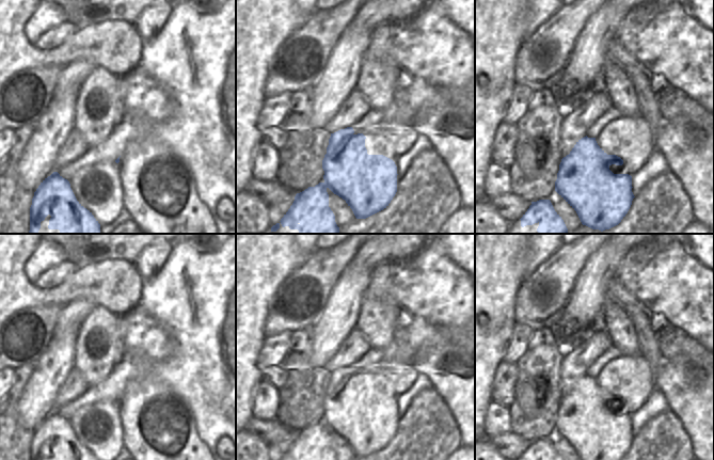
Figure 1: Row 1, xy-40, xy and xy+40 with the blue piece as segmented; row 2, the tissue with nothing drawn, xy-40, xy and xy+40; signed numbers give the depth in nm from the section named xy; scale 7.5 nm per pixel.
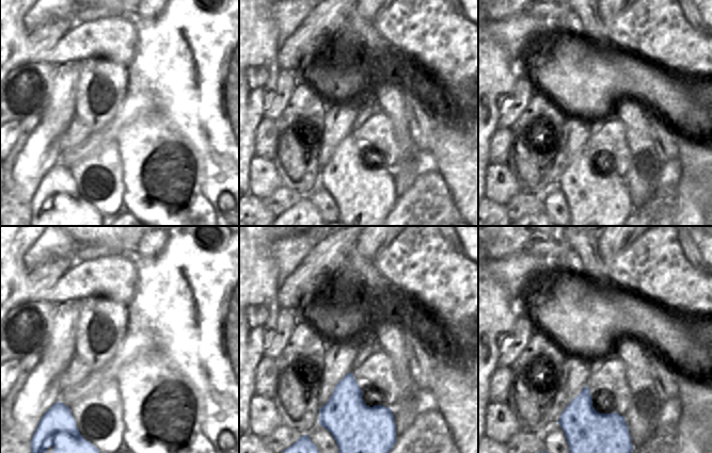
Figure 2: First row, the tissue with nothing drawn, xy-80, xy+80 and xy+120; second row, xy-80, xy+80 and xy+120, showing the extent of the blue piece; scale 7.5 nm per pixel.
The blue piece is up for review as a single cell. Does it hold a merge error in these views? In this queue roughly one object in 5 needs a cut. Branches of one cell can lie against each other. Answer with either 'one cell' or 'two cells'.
one cell

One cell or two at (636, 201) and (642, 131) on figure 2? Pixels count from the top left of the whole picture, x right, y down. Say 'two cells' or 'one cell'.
one cell

